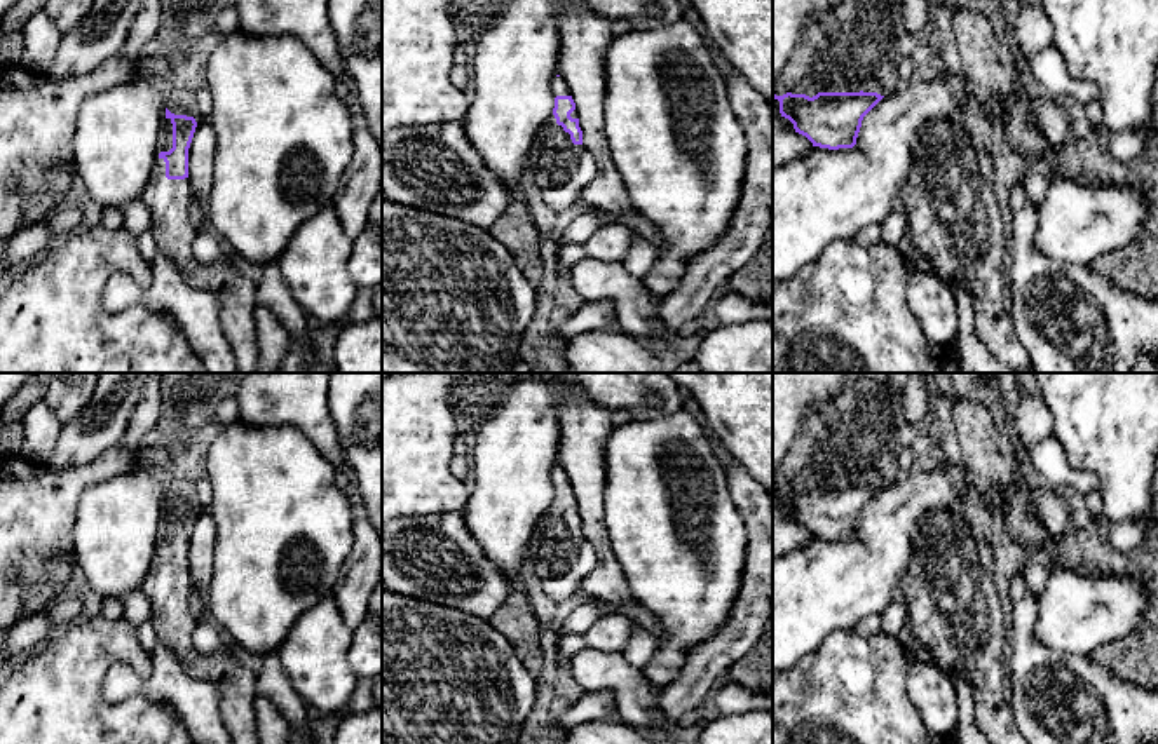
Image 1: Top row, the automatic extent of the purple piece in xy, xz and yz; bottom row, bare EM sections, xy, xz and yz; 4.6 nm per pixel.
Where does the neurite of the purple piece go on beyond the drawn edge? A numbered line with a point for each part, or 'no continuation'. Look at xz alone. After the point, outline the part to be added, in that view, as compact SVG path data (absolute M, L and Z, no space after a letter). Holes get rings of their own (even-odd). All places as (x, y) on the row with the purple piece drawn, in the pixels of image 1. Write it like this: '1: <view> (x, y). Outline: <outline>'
1: xz (551, 161). Outline: M551 113L528 150L525 169L539 190L563 186L572 179L584 150L584 145L572 143Z

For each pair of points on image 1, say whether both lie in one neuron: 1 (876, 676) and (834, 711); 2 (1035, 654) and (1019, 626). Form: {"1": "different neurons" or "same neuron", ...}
{"1": "same neuron", "2": "same neuron"}

